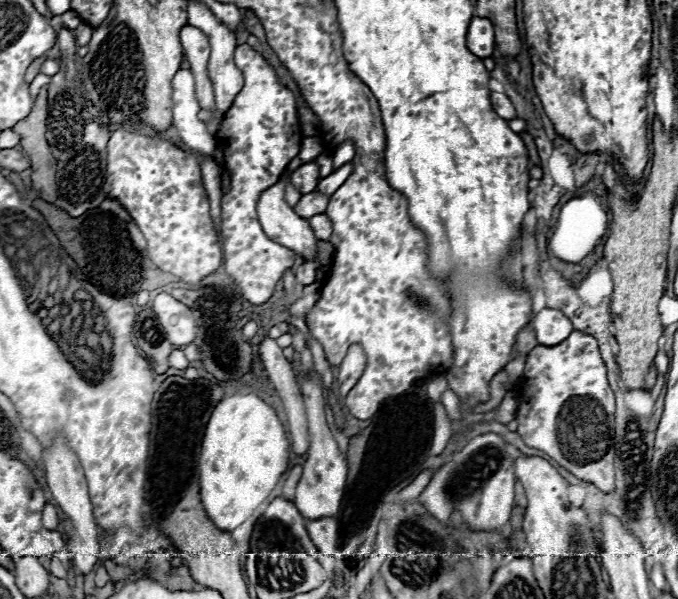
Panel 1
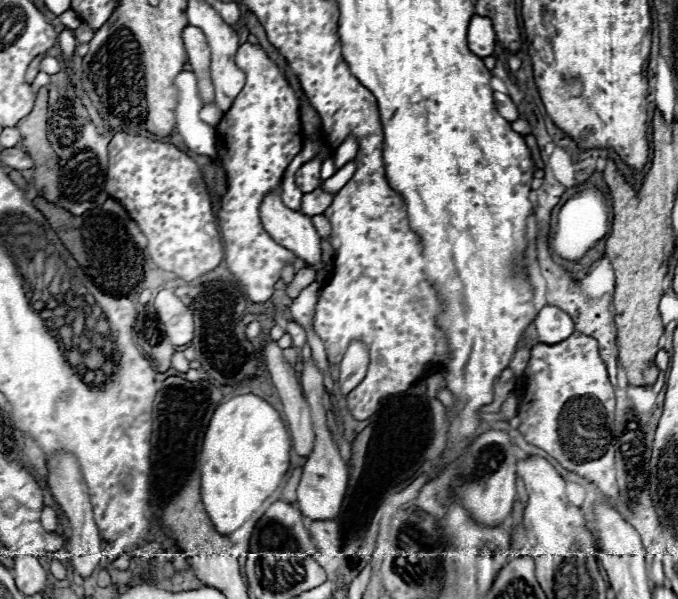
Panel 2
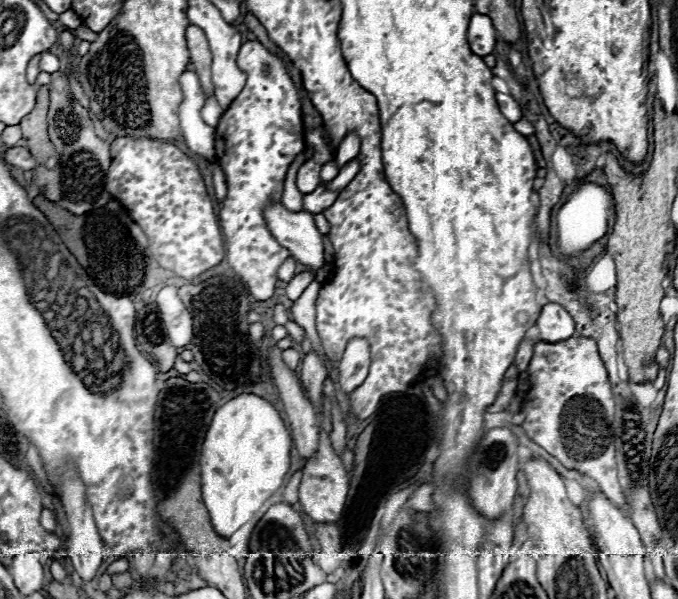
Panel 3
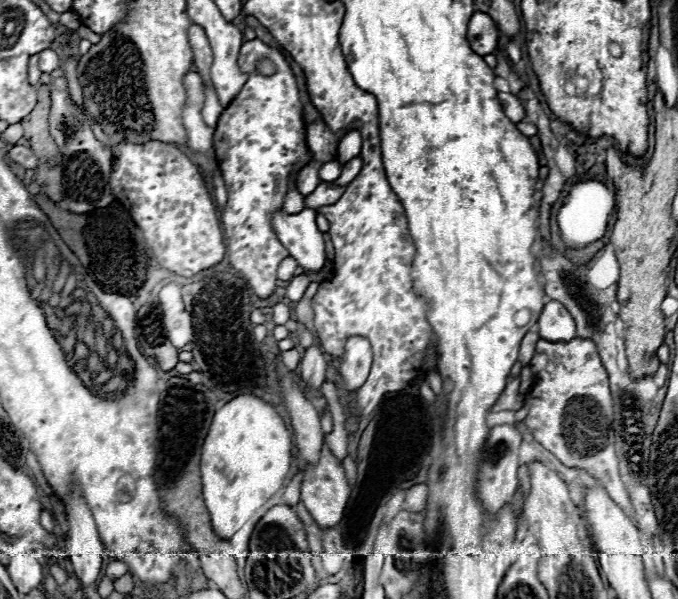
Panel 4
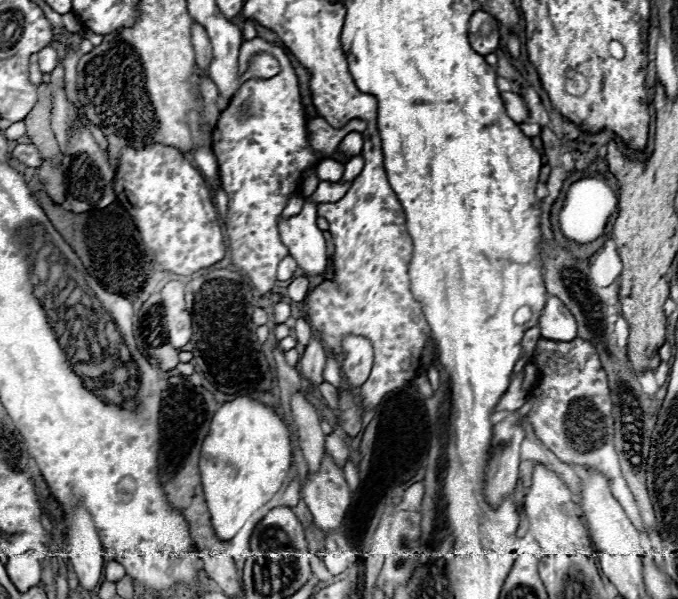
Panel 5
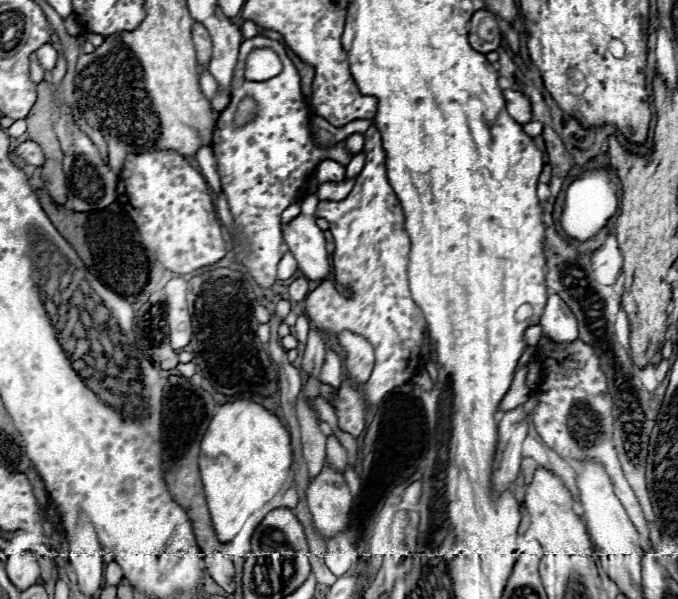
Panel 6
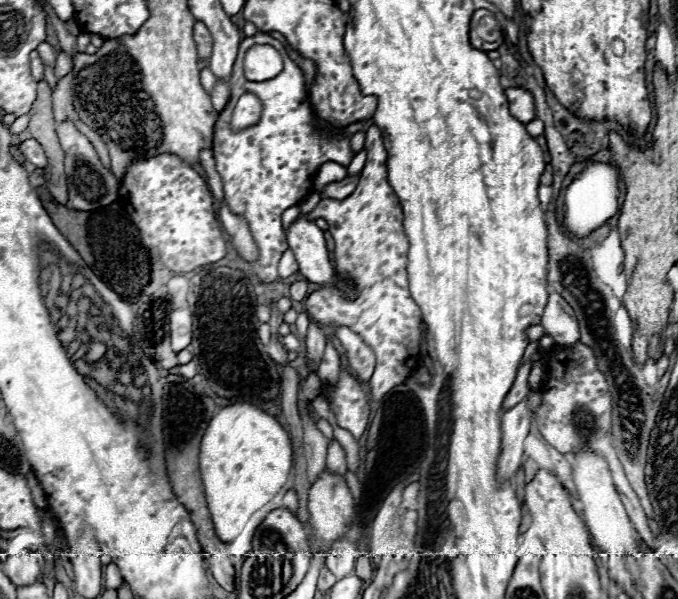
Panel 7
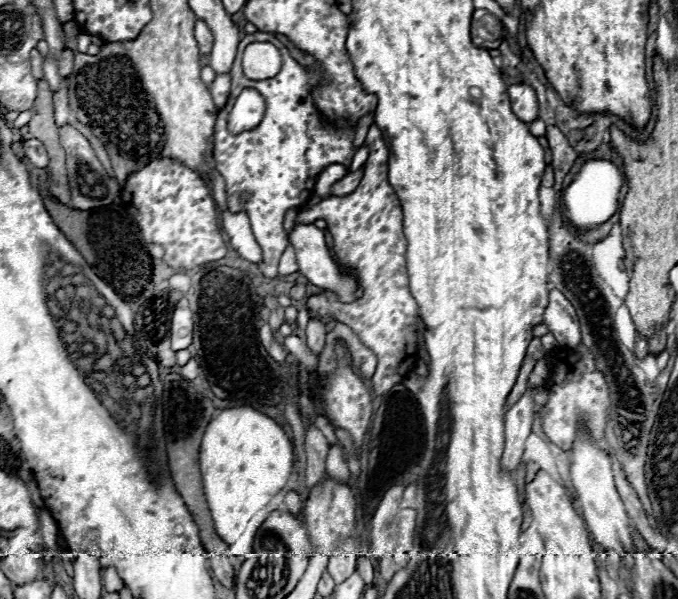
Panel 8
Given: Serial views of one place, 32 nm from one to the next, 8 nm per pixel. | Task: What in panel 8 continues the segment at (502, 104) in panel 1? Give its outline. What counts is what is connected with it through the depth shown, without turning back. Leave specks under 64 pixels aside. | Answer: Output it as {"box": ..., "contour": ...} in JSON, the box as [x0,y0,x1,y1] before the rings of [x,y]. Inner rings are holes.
{"box":[508,84,538,122],"contour":[[[514,84],[508,88],[508,96],[512,102],[512,112],[520,120],[534,122],[538,118],[538,100],[536,100],[536,94],[530,86]]]}

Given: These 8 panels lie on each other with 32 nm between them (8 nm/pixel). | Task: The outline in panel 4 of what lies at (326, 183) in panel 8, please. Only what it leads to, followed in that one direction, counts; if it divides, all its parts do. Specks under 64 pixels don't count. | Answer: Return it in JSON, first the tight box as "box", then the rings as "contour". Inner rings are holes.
{"box":[320,160,342,182],"contour":[[[336,160],[326,162],[326,164],[322,164],[322,168],[320,168],[320,180],[322,180],[322,182],[334,182],[334,180],[340,176],[340,170],[342,170],[342,166],[340,166]]]}

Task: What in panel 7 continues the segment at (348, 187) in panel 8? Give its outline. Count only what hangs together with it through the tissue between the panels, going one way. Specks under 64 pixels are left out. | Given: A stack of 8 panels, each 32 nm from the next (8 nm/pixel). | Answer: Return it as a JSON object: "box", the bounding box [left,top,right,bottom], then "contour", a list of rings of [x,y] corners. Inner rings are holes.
{"box":[320,174,360,200],"contour":[[[354,174],[354,176],[348,176],[348,178],[340,180],[340,182],[332,182],[332,184],[328,184],[328,186],[322,188],[320,196],[322,196],[322,198],[334,198],[334,200],[346,198],[346,196],[356,188],[358,178],[360,178],[360,174]]]}

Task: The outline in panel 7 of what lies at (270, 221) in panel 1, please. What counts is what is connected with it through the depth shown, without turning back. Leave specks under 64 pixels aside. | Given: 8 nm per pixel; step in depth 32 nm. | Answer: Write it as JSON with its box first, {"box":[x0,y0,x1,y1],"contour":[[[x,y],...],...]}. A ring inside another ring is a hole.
{"box":[286,192,338,286],"contour":[[[312,192],[302,202],[302,214],[292,222],[290,228],[286,228],[286,242],[298,260],[300,272],[308,282],[338,286],[336,270],[330,264],[330,256],[326,250],[324,232],[314,224],[314,220],[306,218],[320,200],[320,194]]]}

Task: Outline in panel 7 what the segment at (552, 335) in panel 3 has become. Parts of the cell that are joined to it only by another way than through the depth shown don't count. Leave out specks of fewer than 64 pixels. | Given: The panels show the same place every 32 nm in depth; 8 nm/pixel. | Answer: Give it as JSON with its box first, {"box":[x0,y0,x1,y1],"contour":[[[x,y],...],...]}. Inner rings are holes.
{"box":[540,292,580,346],"contour":[[[556,292],[550,294],[540,324],[544,326],[544,332],[554,338],[556,344],[572,346],[572,344],[576,344],[576,342],[580,340],[578,322],[576,322],[574,310],[572,310],[572,308],[568,306],[568,302],[566,302],[560,294],[556,294]]]}

